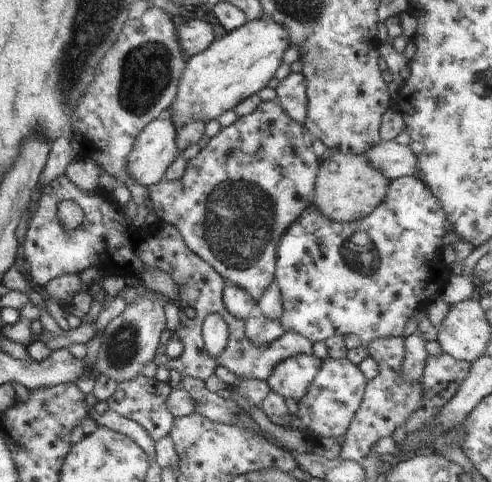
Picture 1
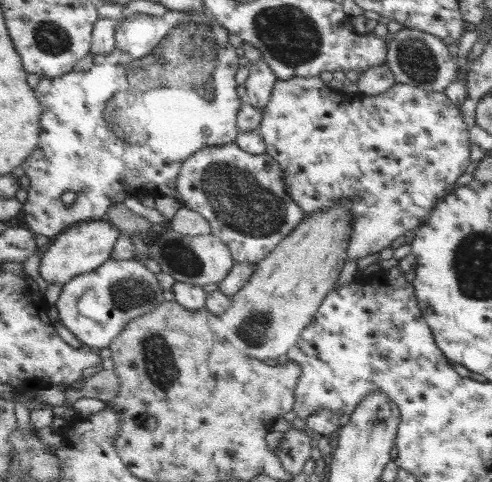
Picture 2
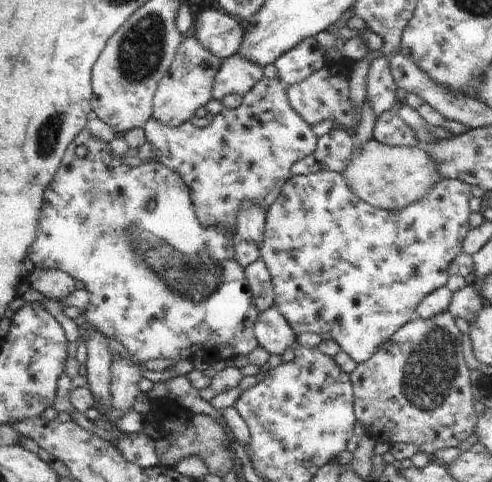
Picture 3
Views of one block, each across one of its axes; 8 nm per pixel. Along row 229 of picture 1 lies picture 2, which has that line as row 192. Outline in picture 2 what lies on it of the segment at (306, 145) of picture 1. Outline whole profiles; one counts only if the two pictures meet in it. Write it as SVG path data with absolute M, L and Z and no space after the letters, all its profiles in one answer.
M237 144L205 146L201 152L189 158L179 174L179 202L181 208L191 208L211 222L213 234L219 236L223 242L227 242L237 264L263 262L307 218L303 208L291 198L287 190L287 176L279 166L279 162L275 162L275 158L267 152L255 156L251 152L245 152Z

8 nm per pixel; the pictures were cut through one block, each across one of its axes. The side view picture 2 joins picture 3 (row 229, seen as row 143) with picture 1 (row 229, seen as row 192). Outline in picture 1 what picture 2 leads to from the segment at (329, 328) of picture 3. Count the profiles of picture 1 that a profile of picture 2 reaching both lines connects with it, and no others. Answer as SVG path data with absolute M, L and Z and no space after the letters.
M403 176L403 178L397 178L397 180L391 180L389 182L389 190L387 190L387 196L385 200L369 214L365 216L363 220L357 220L357 222L349 222L349 224L339 224L339 222L333 222L329 220L325 214L321 214L315 206L311 206L301 218L297 224L293 224L289 230L287 230L287 236L283 236L281 240L281 248L279 248L279 270L277 270L277 284L281 288L281 294L283 294L283 304L285 304L285 314L281 318L283 322L283 330L285 332L295 332L295 334L301 334L303 338L307 338L309 342L325 342L325 340L331 340L331 338L343 338L347 334L355 334L359 338L359 346L363 350L369 348L371 342L375 340L381 340L381 338L403 338L403 328L405 328L405 322L409 320L409 316L413 312L421 312L427 308L427 304L435 302L439 296L441 296L441 290L445 288L447 280L451 278L451 266L447 266L441 258L441 238L451 232L451 226L447 224L445 220L445 214L443 214L443 208L439 208L439 200L429 192L429 188L417 180L415 176Z

